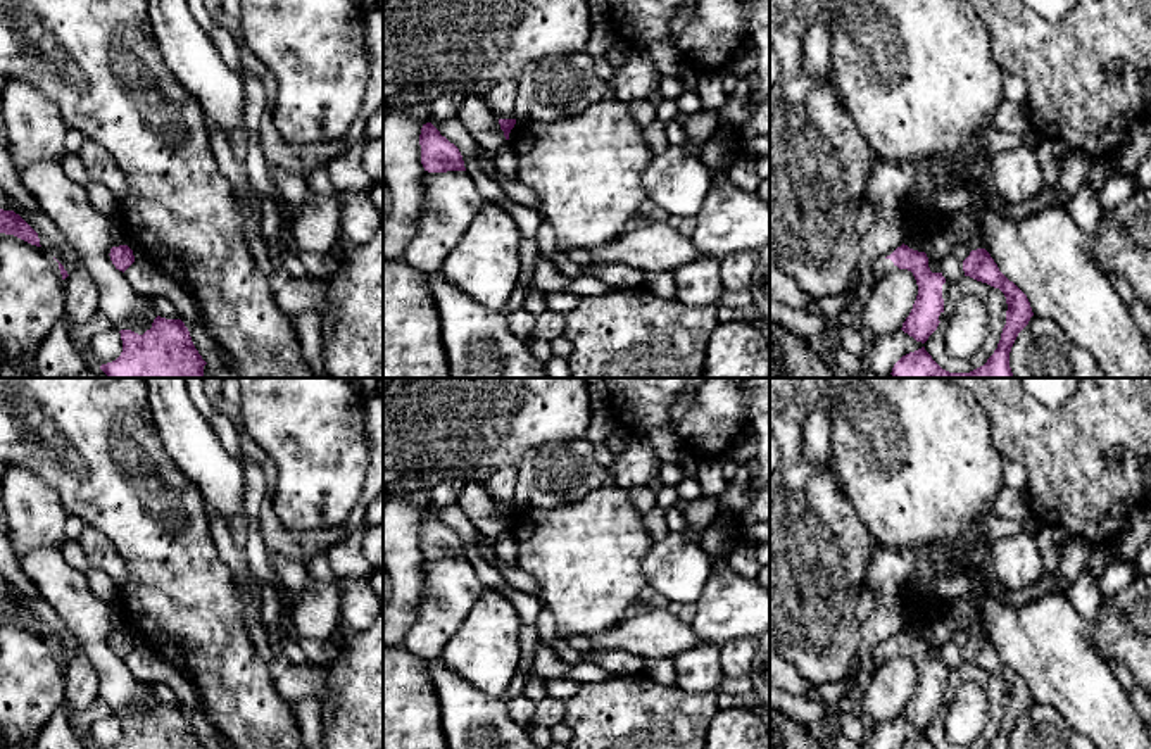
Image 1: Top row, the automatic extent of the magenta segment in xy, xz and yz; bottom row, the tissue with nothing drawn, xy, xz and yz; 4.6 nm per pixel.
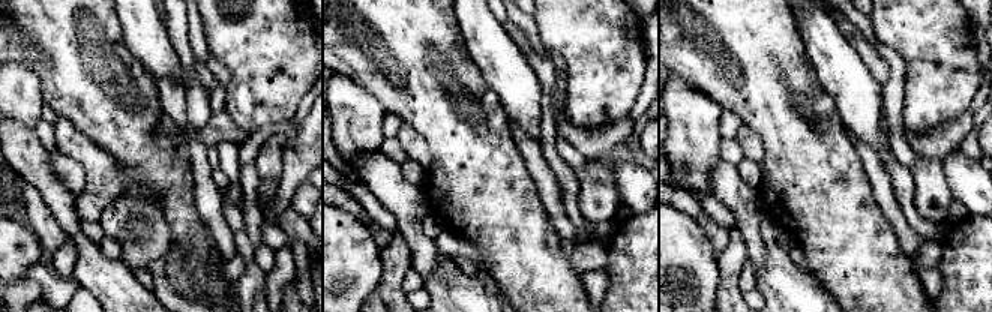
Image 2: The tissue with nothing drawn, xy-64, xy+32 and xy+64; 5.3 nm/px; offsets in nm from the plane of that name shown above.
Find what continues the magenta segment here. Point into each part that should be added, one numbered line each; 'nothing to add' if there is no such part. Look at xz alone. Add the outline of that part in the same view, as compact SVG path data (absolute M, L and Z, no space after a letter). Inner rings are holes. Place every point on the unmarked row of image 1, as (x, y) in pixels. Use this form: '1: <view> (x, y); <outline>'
nothing to add

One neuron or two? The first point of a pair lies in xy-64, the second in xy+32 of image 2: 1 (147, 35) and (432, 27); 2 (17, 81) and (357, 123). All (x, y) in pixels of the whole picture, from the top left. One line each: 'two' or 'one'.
1: two
2: one

